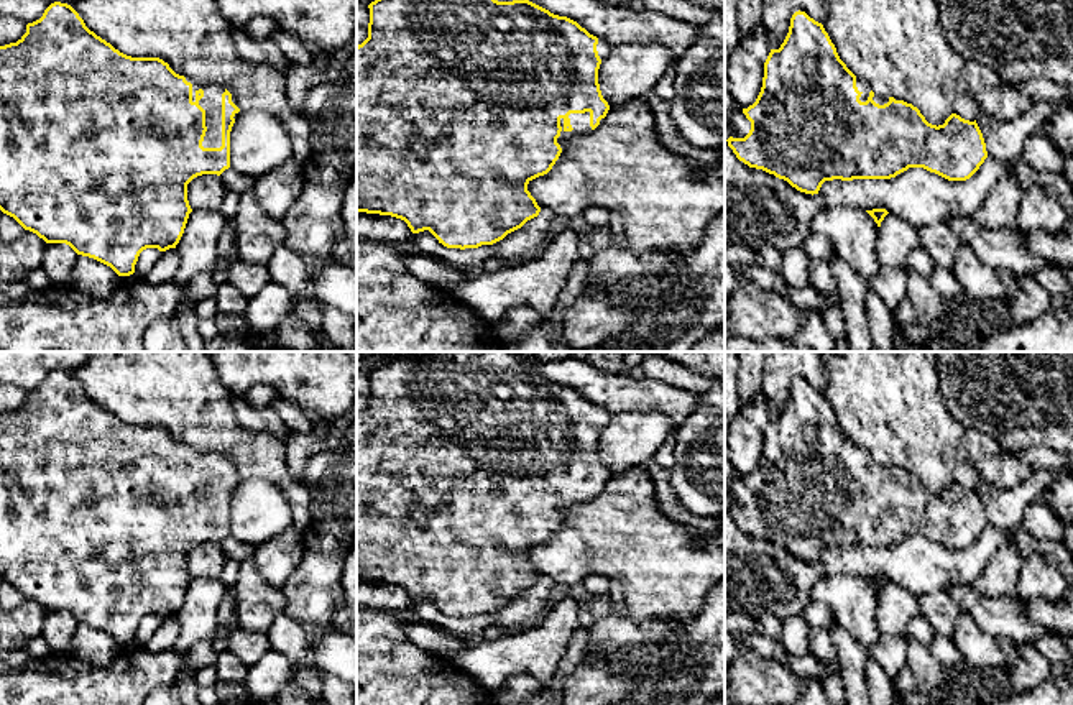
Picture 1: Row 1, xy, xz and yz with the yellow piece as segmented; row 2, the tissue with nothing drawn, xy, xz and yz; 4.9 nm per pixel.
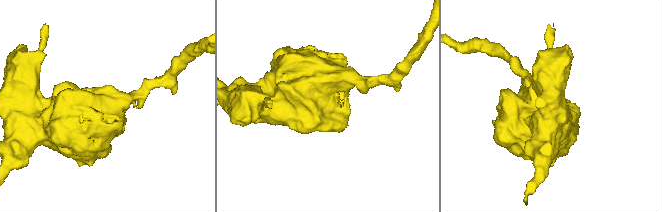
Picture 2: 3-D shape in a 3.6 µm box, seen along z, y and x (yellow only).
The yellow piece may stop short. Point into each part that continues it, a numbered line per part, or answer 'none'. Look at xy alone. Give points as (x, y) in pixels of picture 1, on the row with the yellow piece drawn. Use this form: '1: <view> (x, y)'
1: xy (211, 102)

